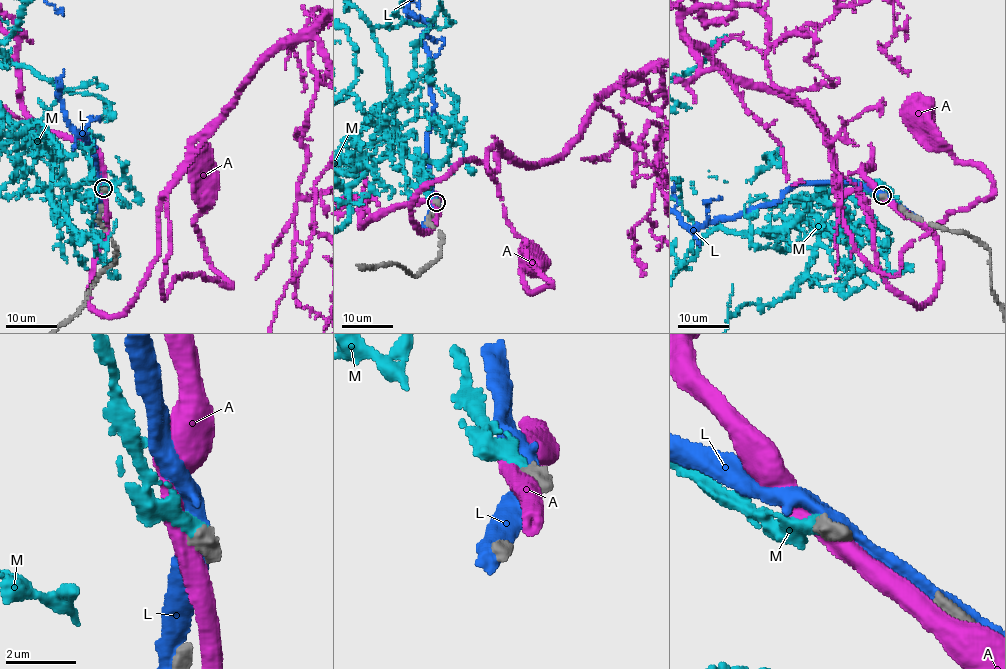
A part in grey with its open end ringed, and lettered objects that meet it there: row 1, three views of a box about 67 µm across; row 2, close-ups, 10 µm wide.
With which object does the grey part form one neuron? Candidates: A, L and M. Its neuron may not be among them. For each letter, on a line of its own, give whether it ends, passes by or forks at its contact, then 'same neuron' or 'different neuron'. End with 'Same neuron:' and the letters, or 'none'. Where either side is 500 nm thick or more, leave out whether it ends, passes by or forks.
A: it passes by; different neuron
L: it passes by; different neuron
M: it ends; same neuron
Same neuron: M

